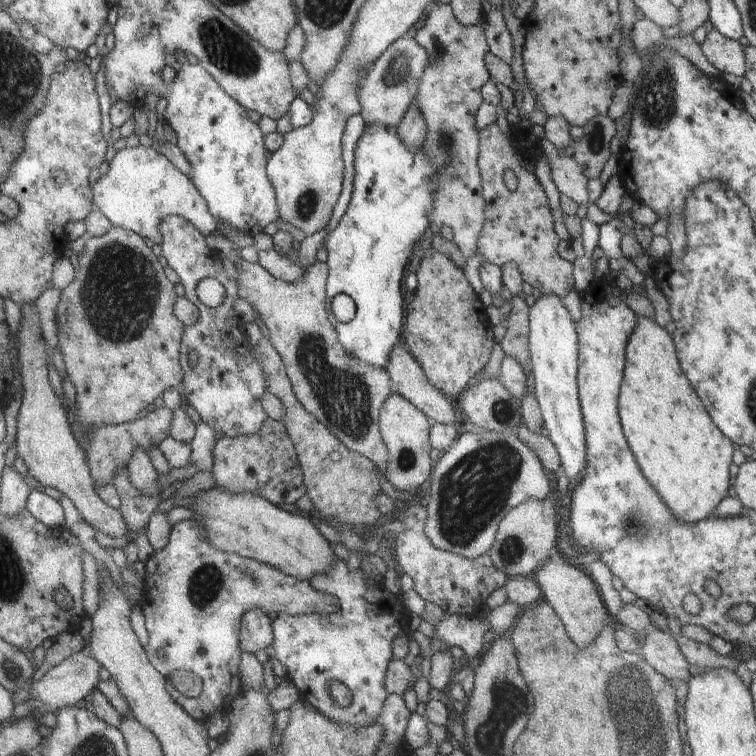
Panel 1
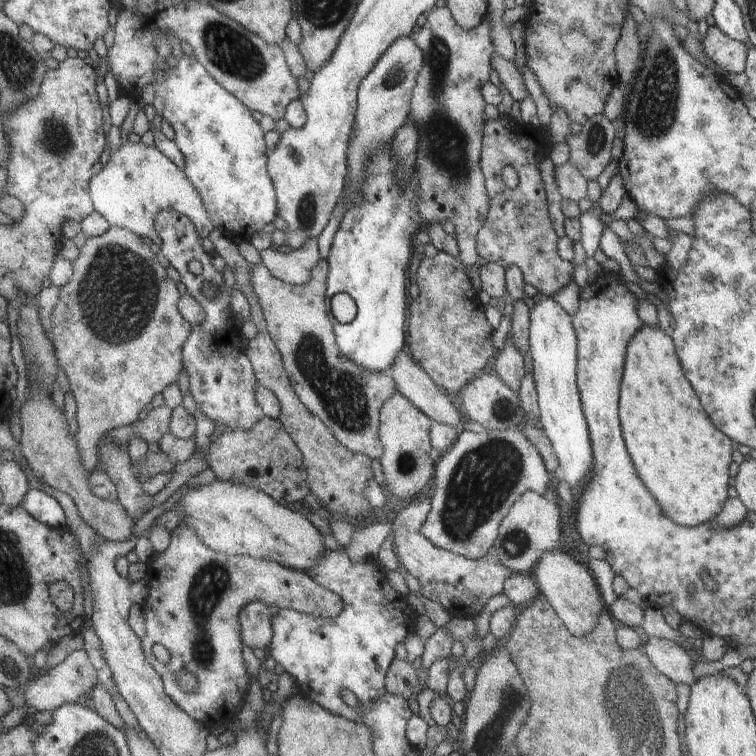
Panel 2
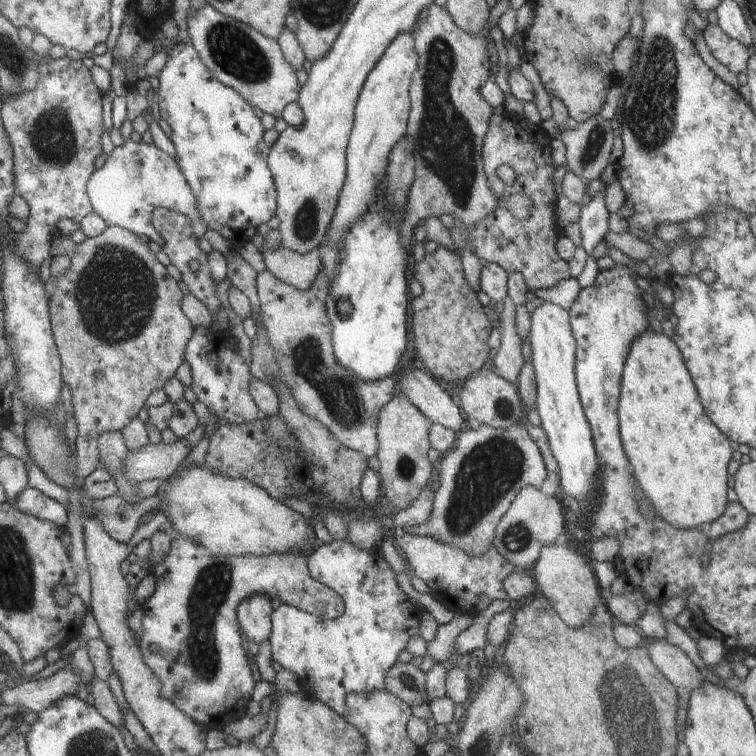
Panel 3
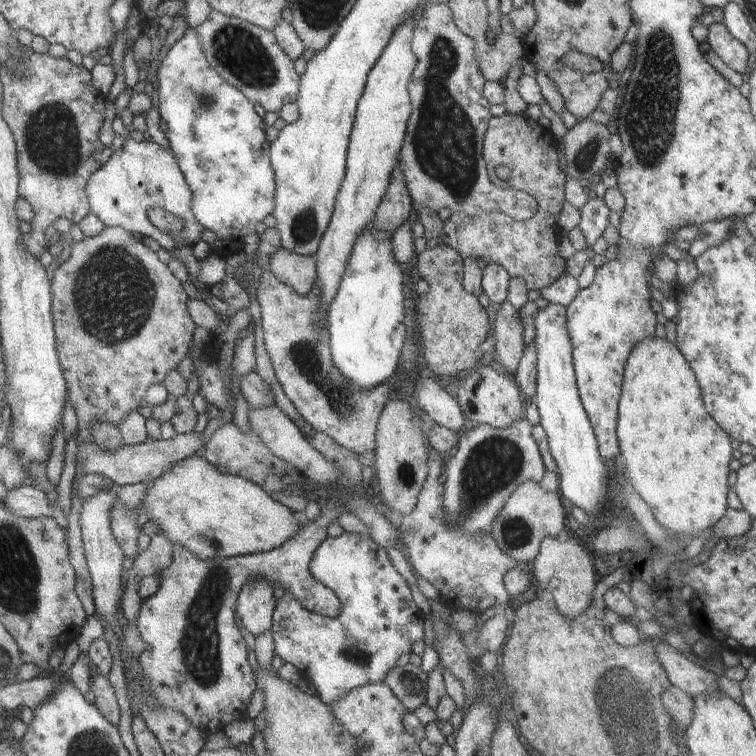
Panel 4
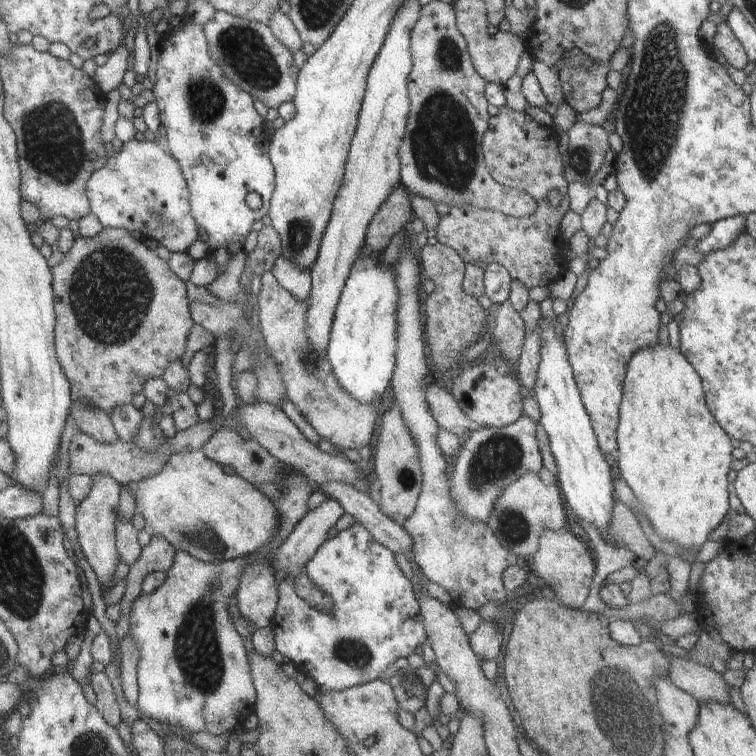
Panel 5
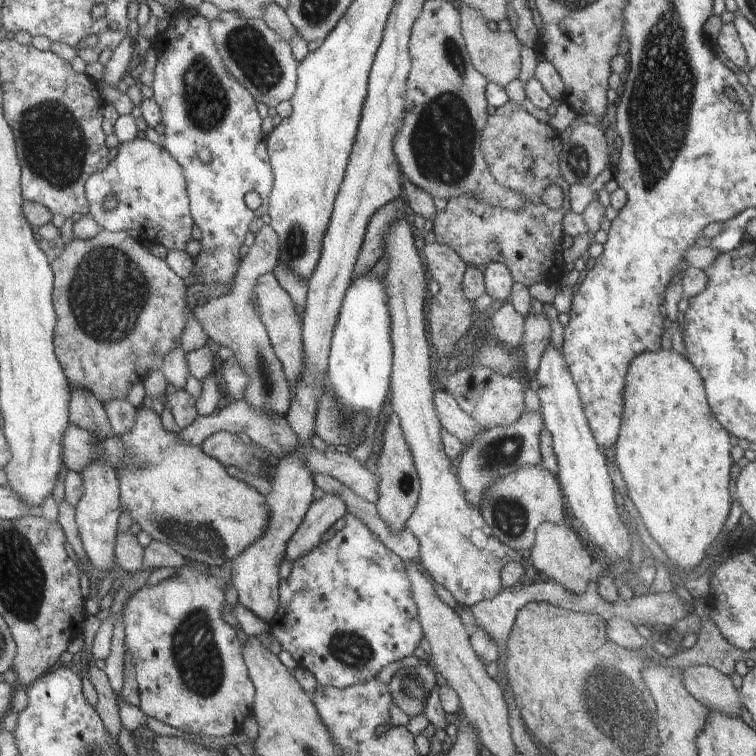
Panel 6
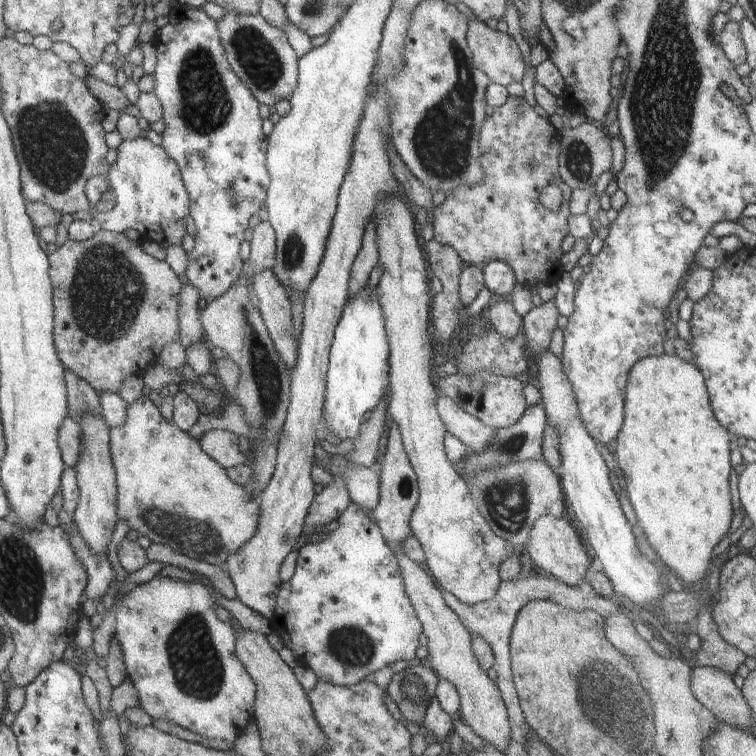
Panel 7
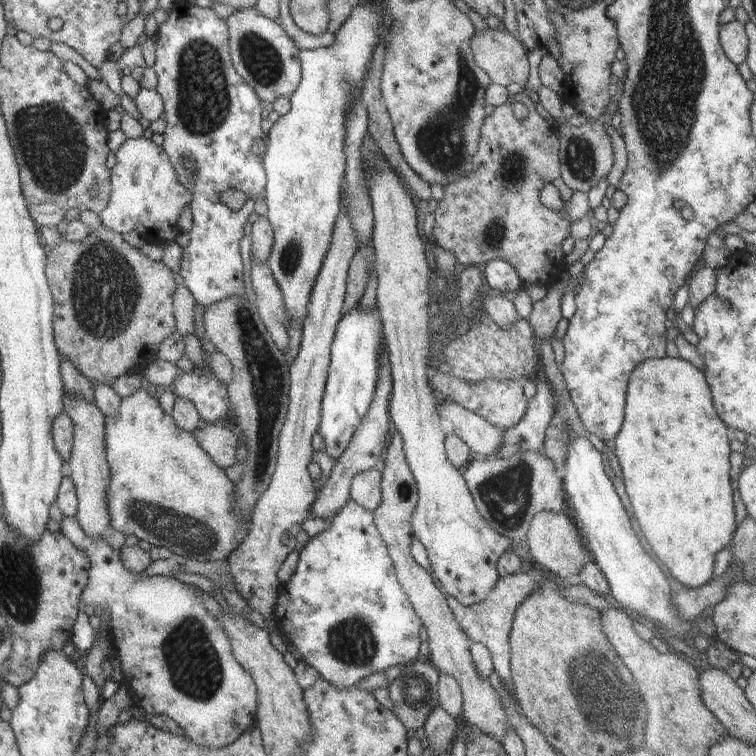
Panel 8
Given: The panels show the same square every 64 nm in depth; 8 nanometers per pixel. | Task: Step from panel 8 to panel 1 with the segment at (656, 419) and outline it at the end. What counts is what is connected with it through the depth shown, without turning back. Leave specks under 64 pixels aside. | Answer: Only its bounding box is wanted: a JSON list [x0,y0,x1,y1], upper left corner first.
[618,317,734,523]

